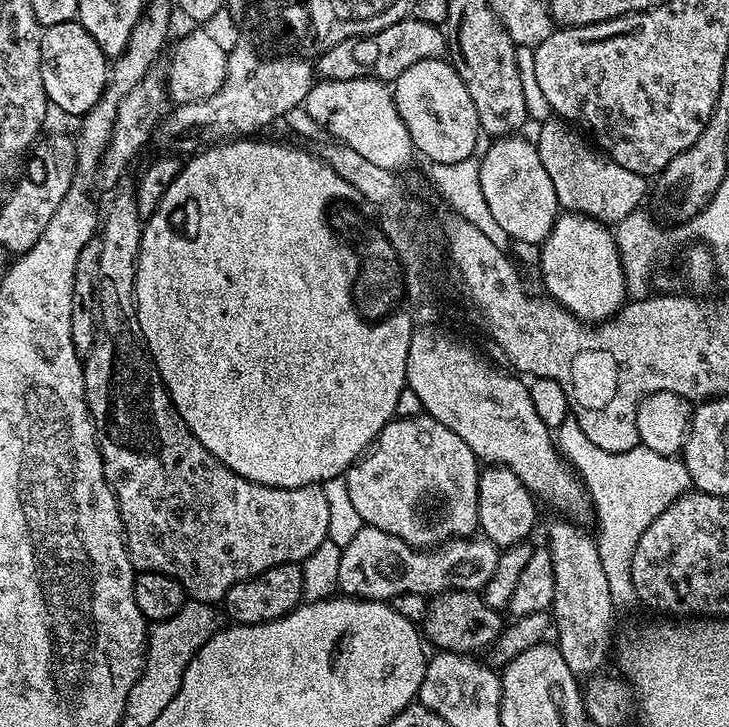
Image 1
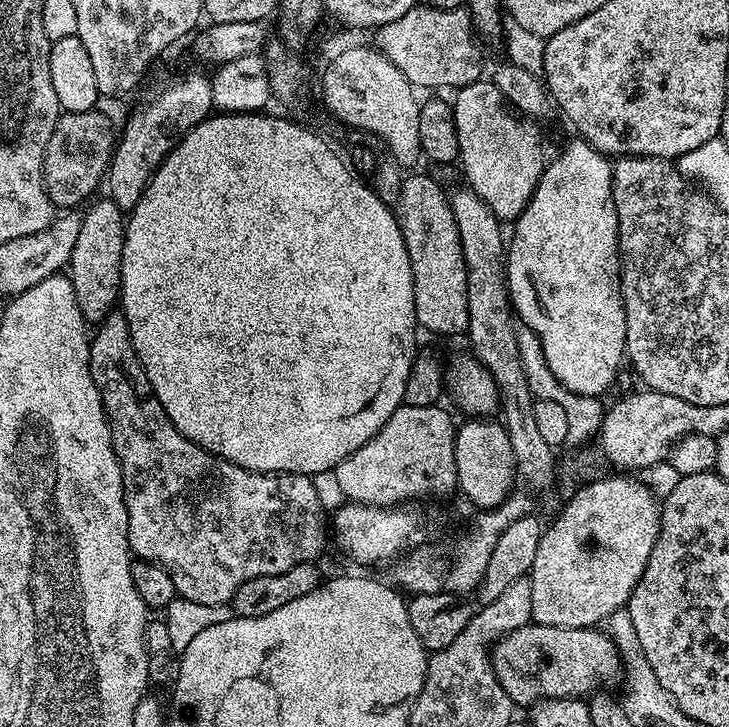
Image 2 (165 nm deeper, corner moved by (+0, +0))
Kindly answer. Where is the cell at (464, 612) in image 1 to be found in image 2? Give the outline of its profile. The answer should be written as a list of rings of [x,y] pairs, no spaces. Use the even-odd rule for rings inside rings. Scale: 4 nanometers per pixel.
[[[521,624],[496,641],[490,649],[494,674],[513,705],[535,706],[541,700],[584,698],[602,684],[619,685],[622,680],[620,652],[607,632],[599,627],[571,628]]]

